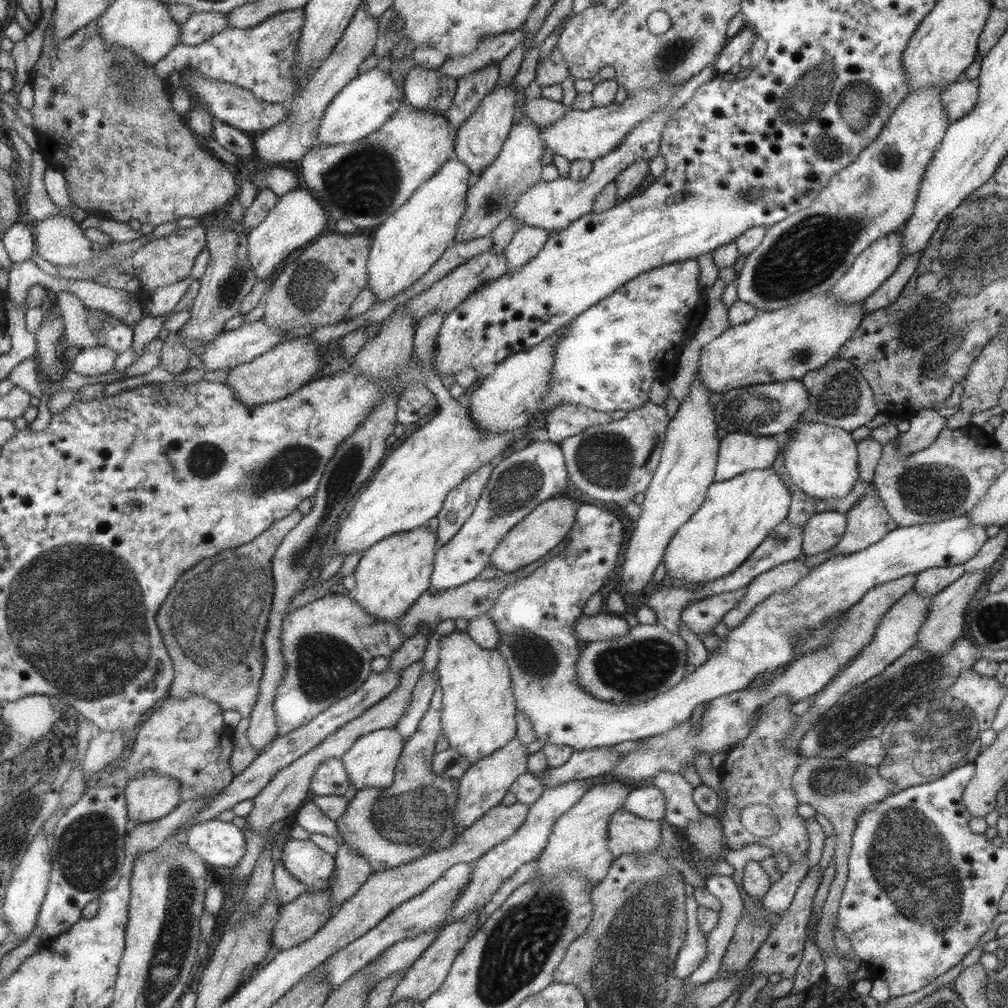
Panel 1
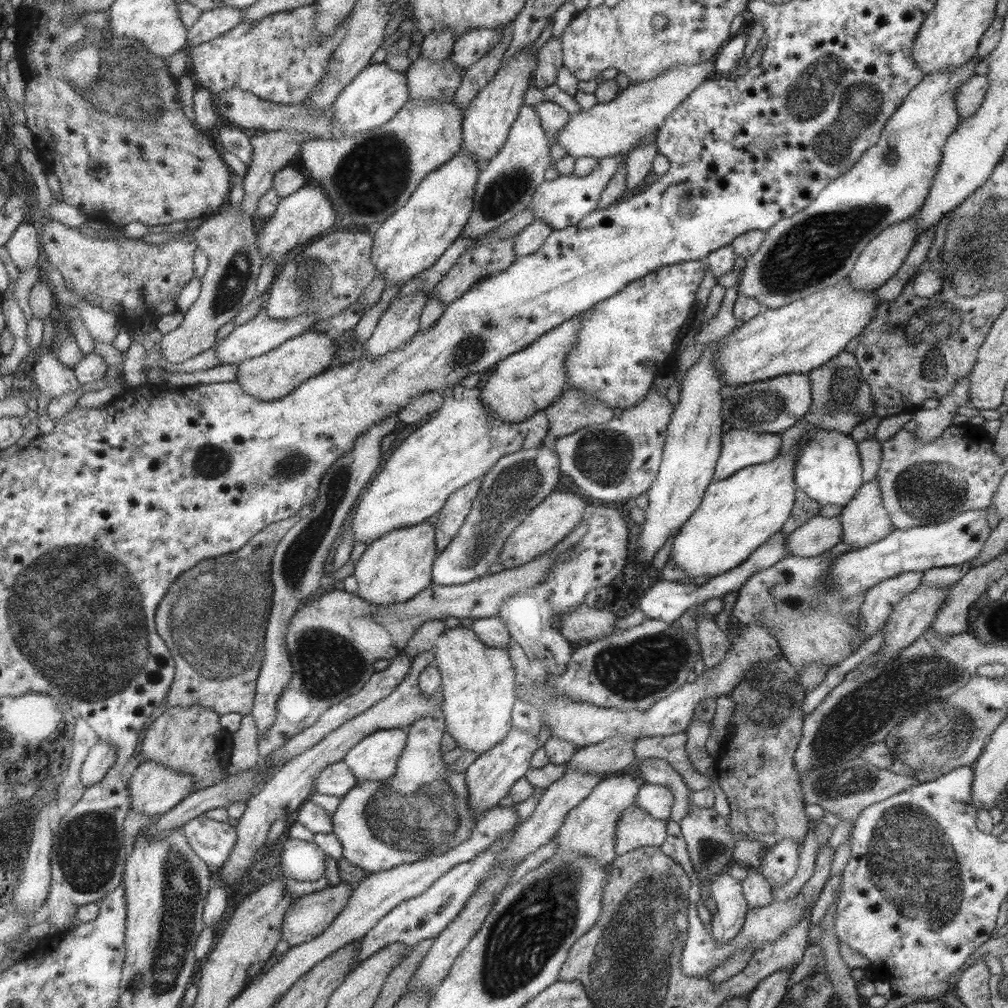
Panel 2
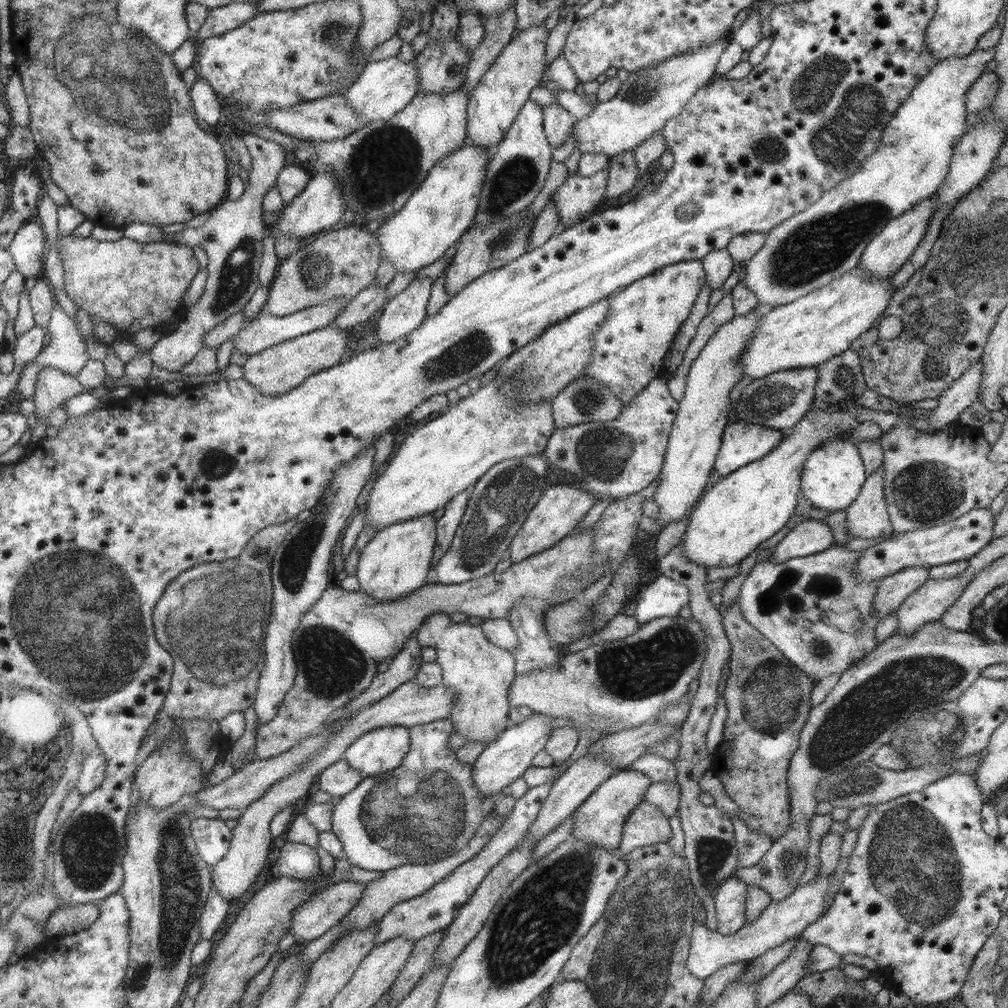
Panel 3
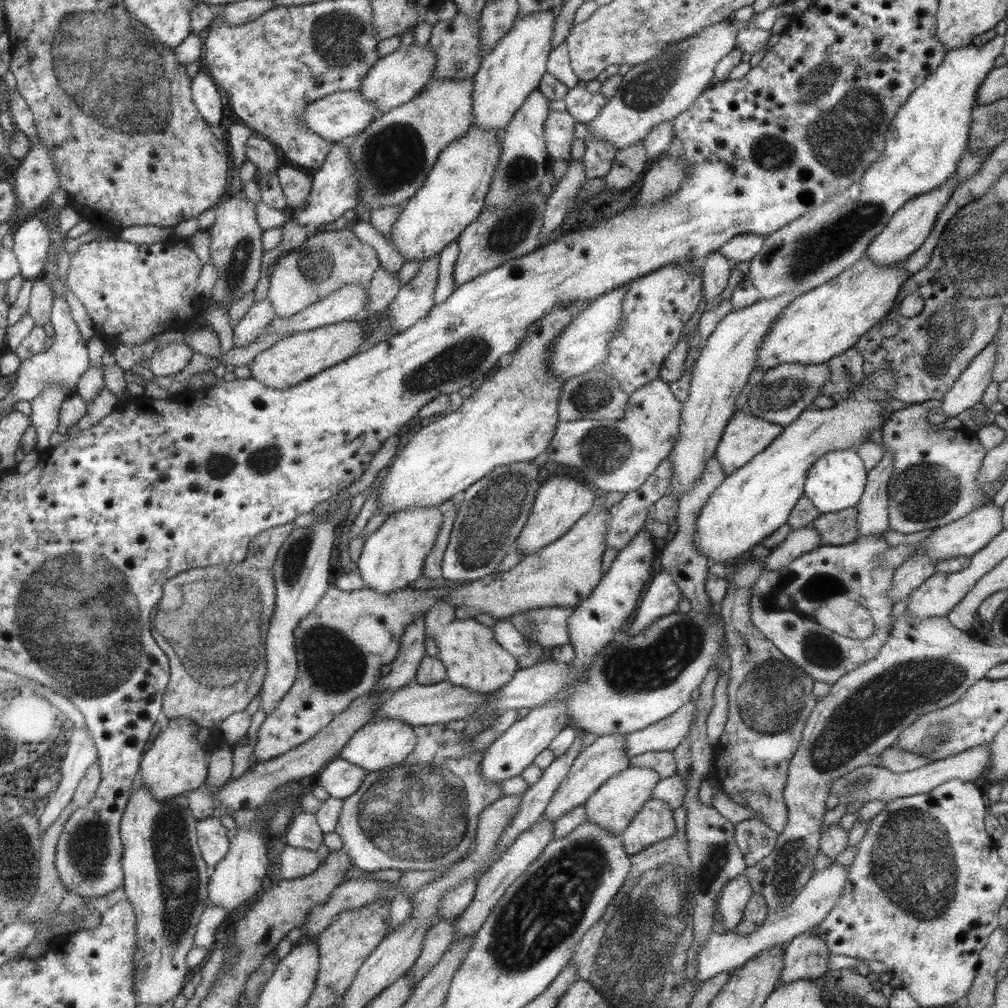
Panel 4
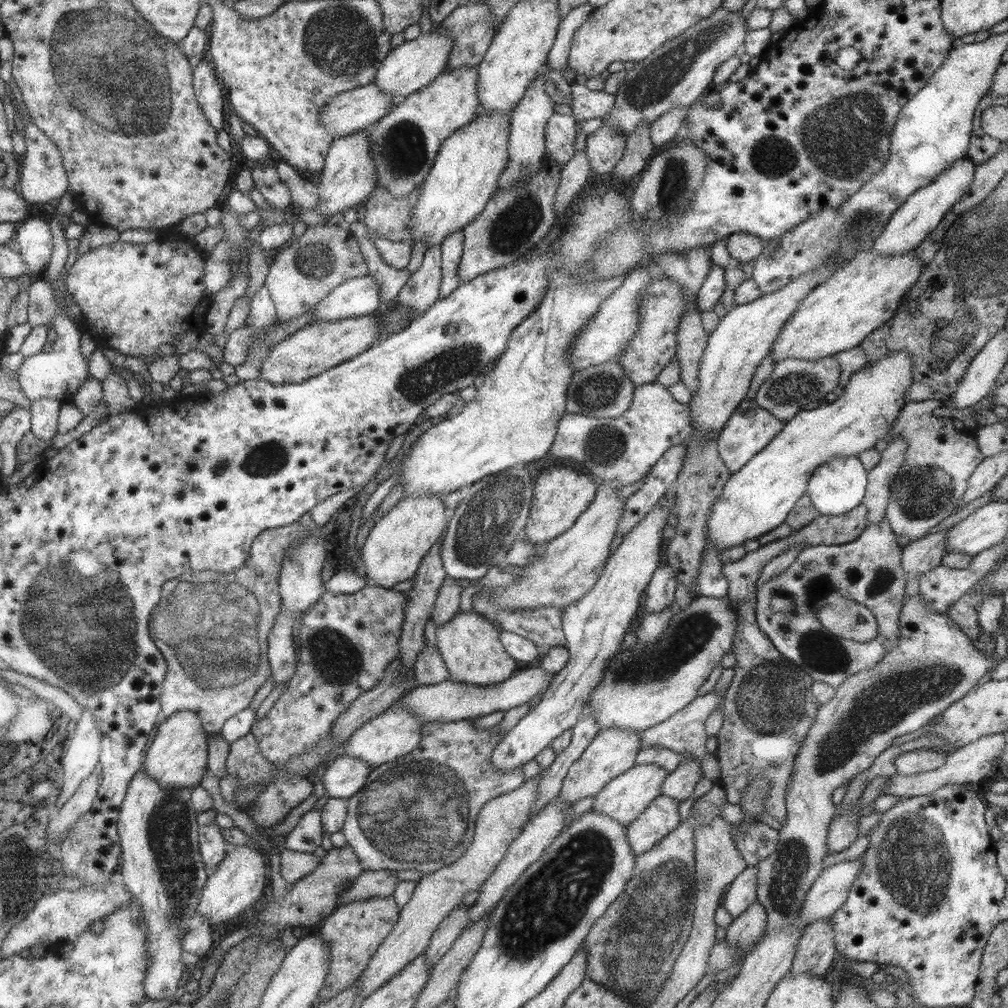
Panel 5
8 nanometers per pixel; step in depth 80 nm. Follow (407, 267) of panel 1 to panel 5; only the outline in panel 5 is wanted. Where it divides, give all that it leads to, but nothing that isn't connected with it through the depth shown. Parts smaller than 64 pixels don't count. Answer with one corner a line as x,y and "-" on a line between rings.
509,110
509,114
501,114
501,112
478,114
469,121
467,126
457,128
453,134
449,134
441,142
433,164
421,182
422,189
419,199
411,211
412,238
409,238
411,244
417,239
421,239
426,242
426,250
431,245
438,245
449,232
462,229
483,211
486,203
491,199
491,194
496,192
497,179
500,177
501,171
505,170
508,161
507,137
509,137
511,112
512,110

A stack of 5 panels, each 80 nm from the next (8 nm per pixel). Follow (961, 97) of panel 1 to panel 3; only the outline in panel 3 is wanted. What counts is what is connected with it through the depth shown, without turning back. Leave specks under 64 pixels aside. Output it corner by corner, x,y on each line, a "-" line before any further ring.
983,72
965,93
965,114
977,114
989,107
999,91
997,74

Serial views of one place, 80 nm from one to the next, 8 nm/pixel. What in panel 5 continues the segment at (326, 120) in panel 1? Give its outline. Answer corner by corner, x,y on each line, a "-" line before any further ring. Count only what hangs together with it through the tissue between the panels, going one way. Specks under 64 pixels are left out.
433,25
428,34
419,35
412,40
404,40
402,44
392,48
387,56
382,56
371,84
377,85
381,92
389,94
397,101
414,94
445,71
452,46
453,41
448,36
442,35
437,25

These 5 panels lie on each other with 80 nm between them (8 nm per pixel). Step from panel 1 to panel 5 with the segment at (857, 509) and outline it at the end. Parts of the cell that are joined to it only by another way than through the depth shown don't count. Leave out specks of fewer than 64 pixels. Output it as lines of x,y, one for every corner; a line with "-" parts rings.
893,437
881,452
879,462
868,470
866,491
861,504
867,507
866,526
878,523
886,514
893,477
903,464
907,442
901,437

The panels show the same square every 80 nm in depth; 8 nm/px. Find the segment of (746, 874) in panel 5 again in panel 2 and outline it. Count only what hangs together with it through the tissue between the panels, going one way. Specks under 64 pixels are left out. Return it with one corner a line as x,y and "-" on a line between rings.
723,872
710,883
710,898
716,909
710,926
714,941
726,943
733,938
745,920
748,907
742,895
742,882

